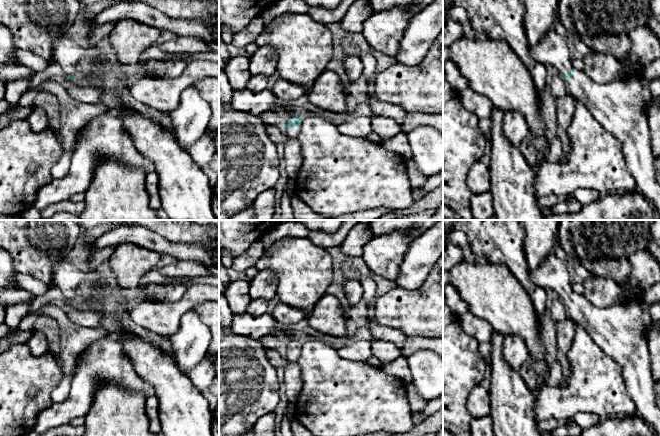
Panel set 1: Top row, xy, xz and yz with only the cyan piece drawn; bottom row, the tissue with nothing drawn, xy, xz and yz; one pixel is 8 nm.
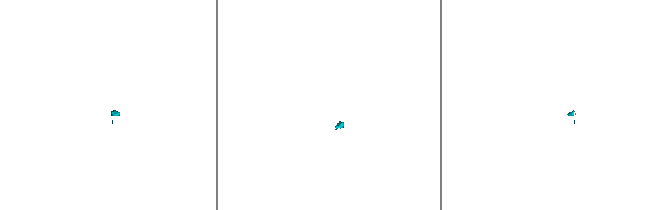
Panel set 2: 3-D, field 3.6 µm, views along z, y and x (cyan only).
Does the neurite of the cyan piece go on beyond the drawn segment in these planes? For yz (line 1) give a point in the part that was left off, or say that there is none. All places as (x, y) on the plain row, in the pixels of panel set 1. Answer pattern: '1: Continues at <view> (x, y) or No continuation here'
1: Continues at yz (620, 331)

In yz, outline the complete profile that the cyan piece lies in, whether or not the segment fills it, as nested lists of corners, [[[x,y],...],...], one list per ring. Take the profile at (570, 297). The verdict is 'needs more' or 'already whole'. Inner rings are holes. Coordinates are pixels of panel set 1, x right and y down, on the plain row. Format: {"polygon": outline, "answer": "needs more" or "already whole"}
{"polygon": [[[555,253],[548,255],[535,270],[529,270],[532,281],[542,288],[551,288],[565,305],[567,316],[583,325],[591,339],[621,367],[626,389],[636,405],[637,414],[653,426],[660,436],[660,407],[654,396],[652,365],[646,331],[653,322],[650,316],[650,305],[643,299],[628,304],[617,304],[610,307],[596,307],[584,295],[572,291],[572,281],[568,270]]], "answer": "needs more"}

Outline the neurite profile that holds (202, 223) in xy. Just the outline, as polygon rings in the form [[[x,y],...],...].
[[[189,220],[189,221],[194,222],[196,225],[200,227],[207,227],[209,225],[219,227],[219,220]]]

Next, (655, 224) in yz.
[[[652,220],[650,232],[652,233],[657,244],[660,246],[660,220]]]

